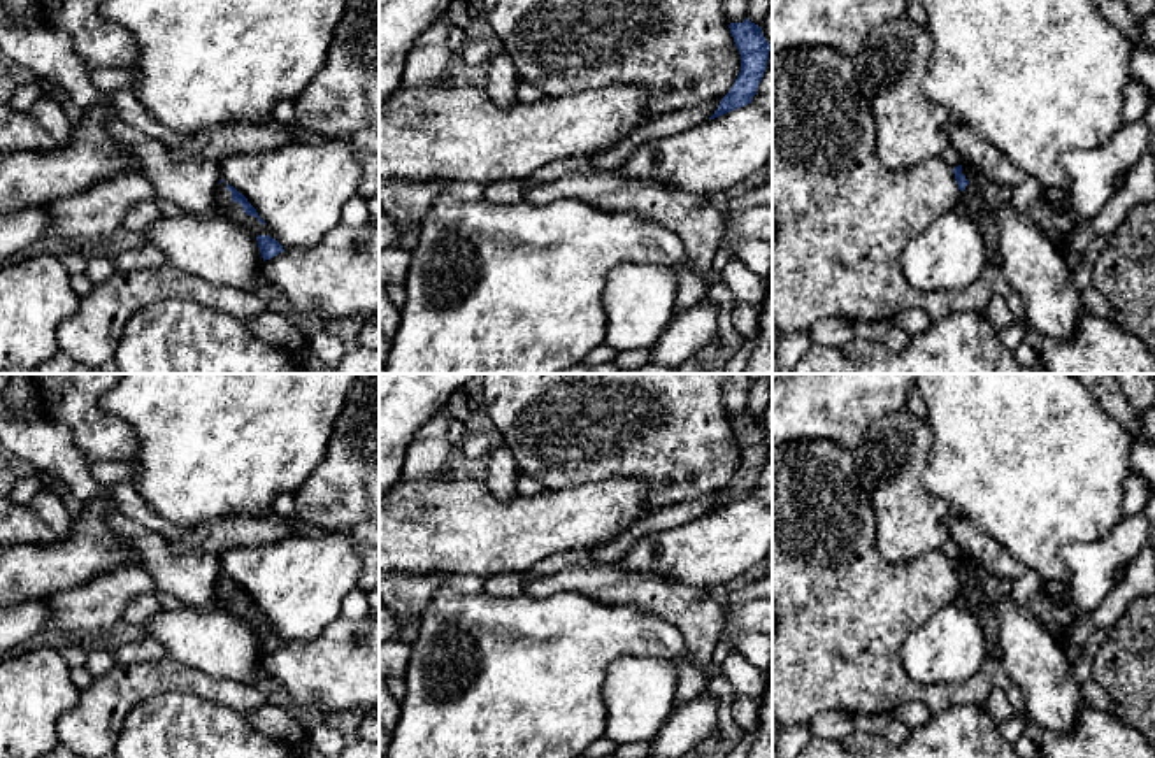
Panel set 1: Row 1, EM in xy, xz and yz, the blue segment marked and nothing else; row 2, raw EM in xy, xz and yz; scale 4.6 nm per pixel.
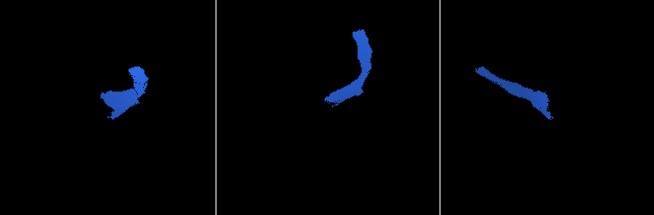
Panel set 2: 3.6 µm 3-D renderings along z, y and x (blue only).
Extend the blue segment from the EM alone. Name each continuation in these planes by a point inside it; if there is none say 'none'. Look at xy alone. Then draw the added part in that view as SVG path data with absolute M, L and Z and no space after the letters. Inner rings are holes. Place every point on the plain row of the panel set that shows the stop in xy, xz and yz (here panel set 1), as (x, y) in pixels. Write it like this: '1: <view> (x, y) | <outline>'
1: xy (223, 599) | M226 576L218 579L211 607L223 609L232 616L246 621L255 632L258 628L269 628L267 619L262 618L258 611L248 609L242 598L232 593L232 584L226 583Z

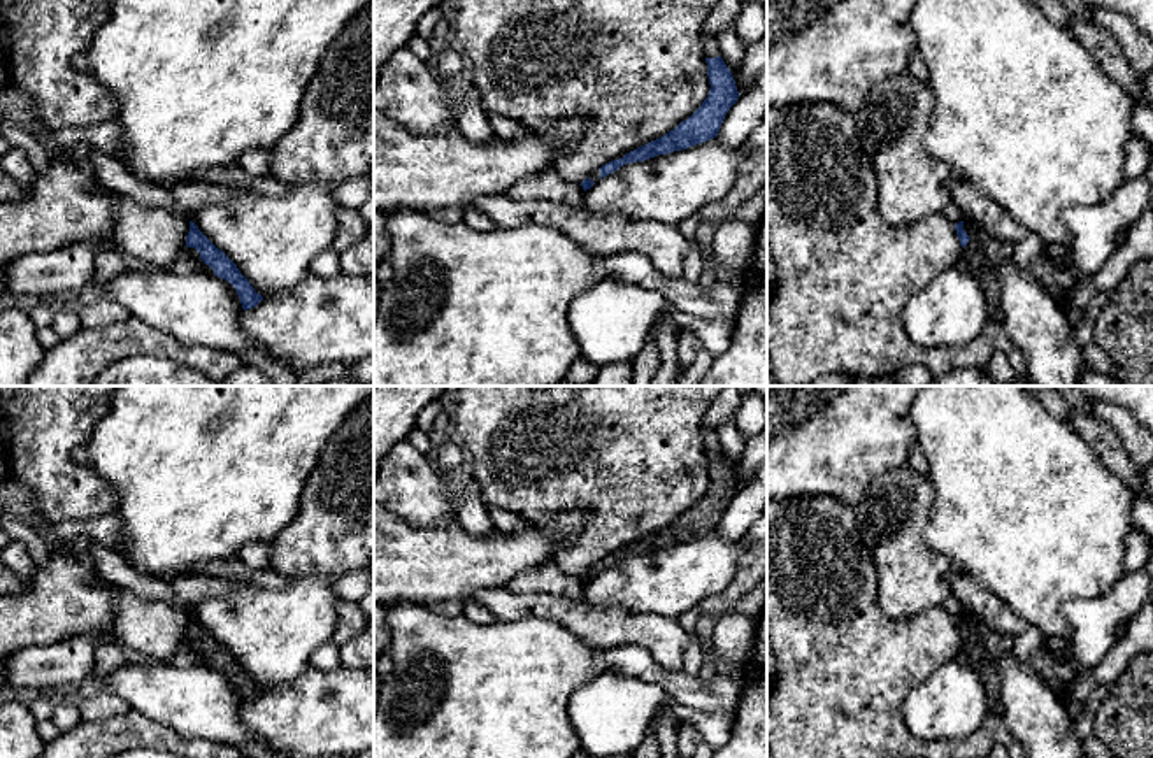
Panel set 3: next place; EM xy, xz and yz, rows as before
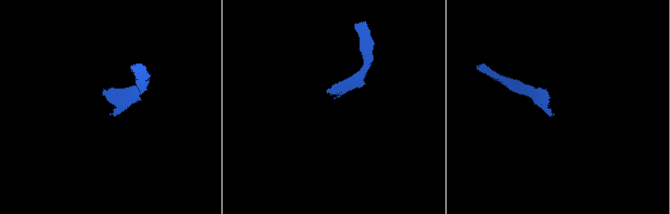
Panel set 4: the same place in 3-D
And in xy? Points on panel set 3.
1: xy (193, 651) | M186 640L186 656L184 658L186 660L198 660L205 667L214 669L214 663L202 654L200 646L195 640Z

